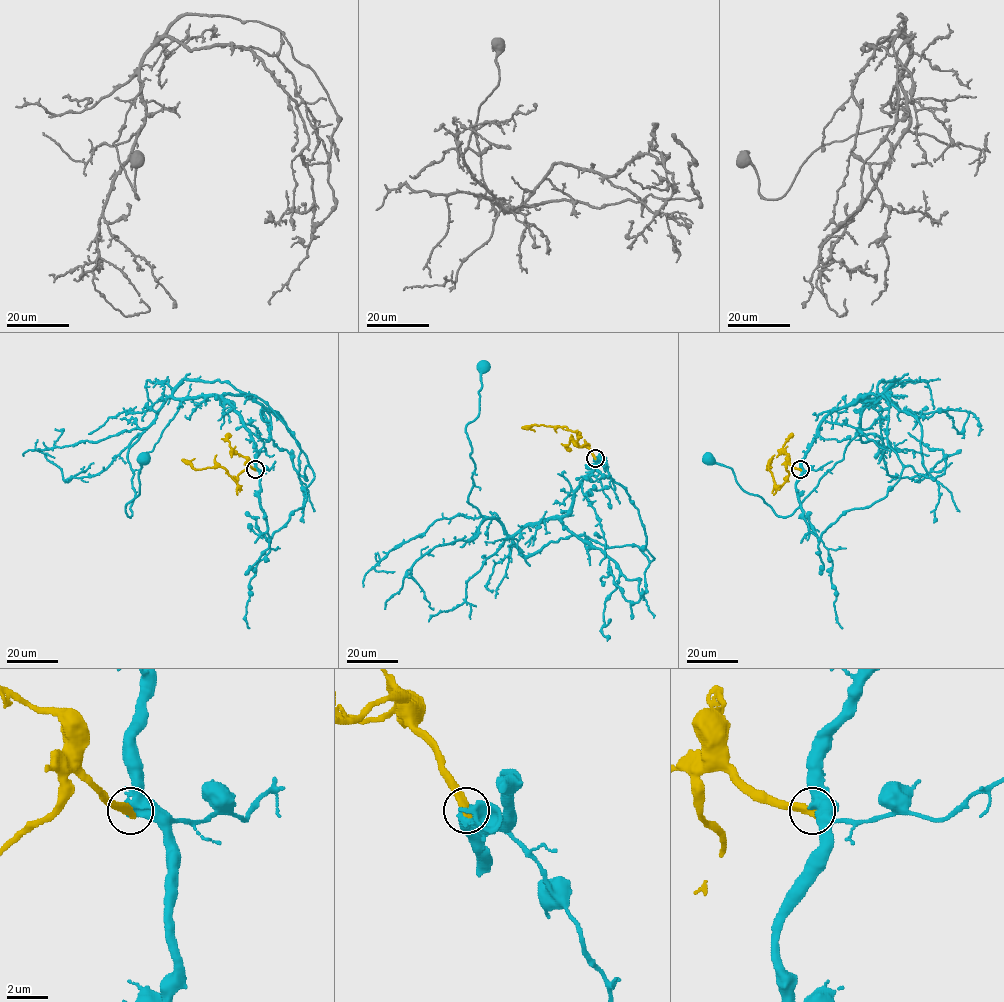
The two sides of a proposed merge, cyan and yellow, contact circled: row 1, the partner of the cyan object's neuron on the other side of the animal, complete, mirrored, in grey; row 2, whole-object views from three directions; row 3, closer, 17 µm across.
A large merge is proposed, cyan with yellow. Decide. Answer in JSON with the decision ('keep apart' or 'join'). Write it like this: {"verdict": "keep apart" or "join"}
{"verdict": "keep apart"}

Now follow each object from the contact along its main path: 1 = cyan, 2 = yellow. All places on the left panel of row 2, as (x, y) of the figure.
1: (255, 469), (250, 430), (213, 396), (169, 397), (131, 446), (130, 517), (125, 506), (139, 494), (144, 458)
2: (255, 469), (248, 464), (237, 476), (238, 486), (220, 466), (194, 468), (181, 459)

